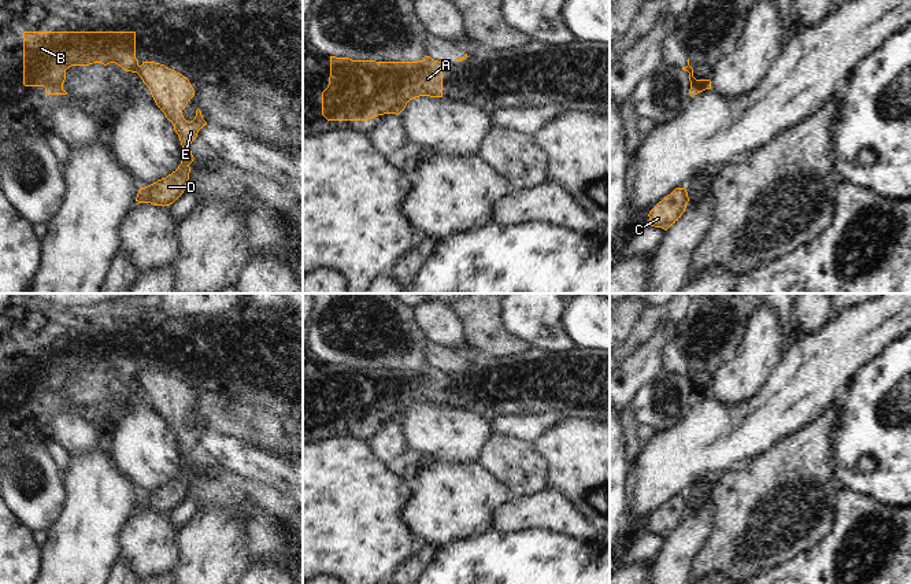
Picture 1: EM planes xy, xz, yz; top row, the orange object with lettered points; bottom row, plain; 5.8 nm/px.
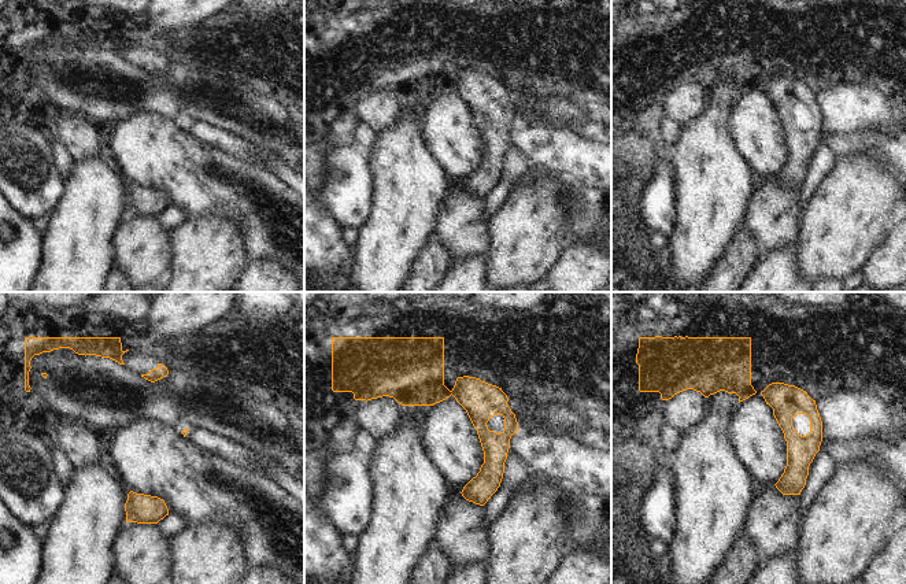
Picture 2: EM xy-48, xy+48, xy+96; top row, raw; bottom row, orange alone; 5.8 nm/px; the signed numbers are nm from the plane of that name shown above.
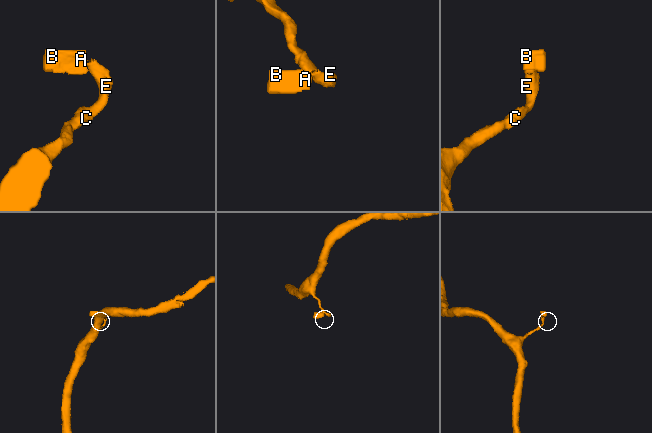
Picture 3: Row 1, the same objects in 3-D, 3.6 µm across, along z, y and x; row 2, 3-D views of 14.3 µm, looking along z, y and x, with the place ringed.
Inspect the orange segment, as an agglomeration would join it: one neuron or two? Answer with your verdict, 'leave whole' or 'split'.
split

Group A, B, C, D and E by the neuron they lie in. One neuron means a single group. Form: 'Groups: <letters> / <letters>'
Groups: A B / C D E.

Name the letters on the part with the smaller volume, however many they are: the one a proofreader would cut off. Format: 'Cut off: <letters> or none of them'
Cut off: A, B

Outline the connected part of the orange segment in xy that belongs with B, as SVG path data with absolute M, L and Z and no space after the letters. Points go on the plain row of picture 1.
M23 339L23 392L44 393L47 402L67 402L63 396L66 377L71 373L115 370L126 378L137 380L136 339Z

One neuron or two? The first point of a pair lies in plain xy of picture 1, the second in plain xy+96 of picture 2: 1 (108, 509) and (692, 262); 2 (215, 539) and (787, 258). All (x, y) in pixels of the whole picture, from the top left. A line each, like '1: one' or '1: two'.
1: one
2: two

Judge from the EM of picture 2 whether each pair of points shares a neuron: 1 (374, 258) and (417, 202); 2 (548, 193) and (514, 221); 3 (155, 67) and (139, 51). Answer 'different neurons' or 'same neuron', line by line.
1: same neuron
2: same neuron
3: same neuron

